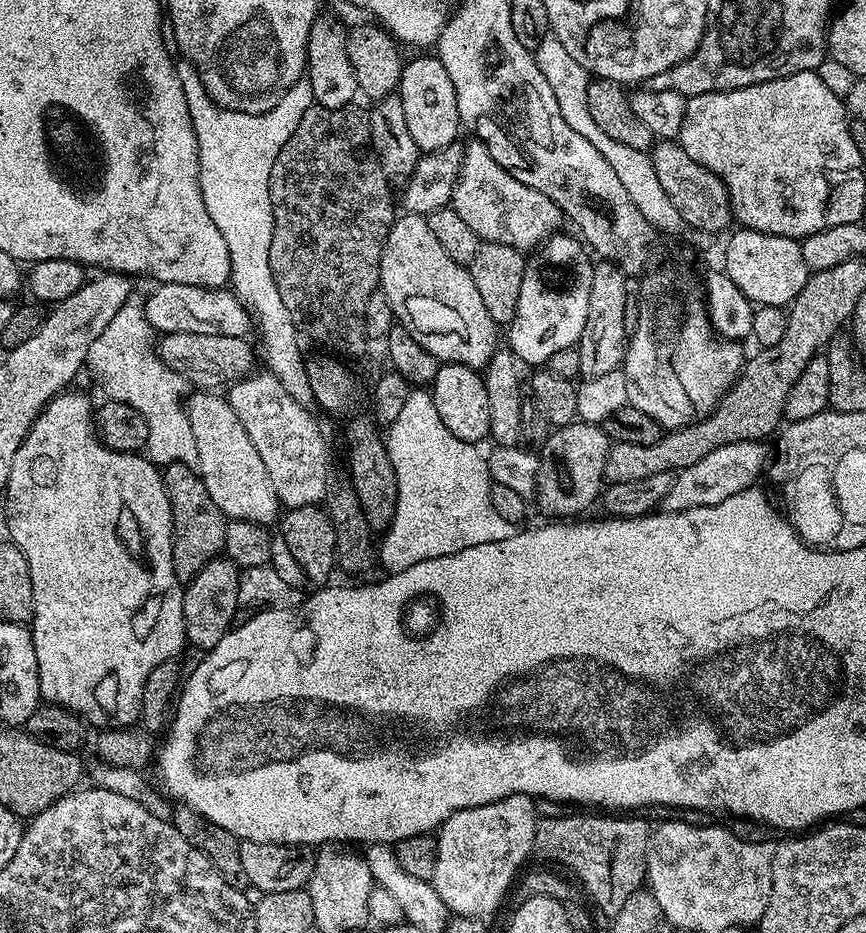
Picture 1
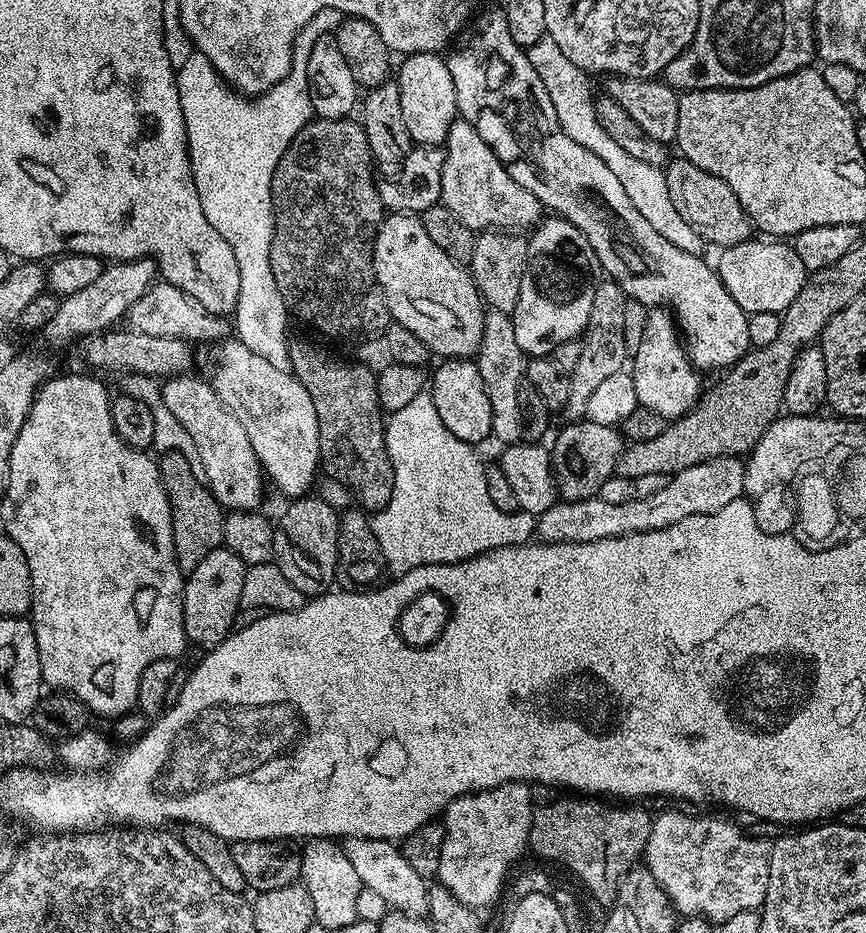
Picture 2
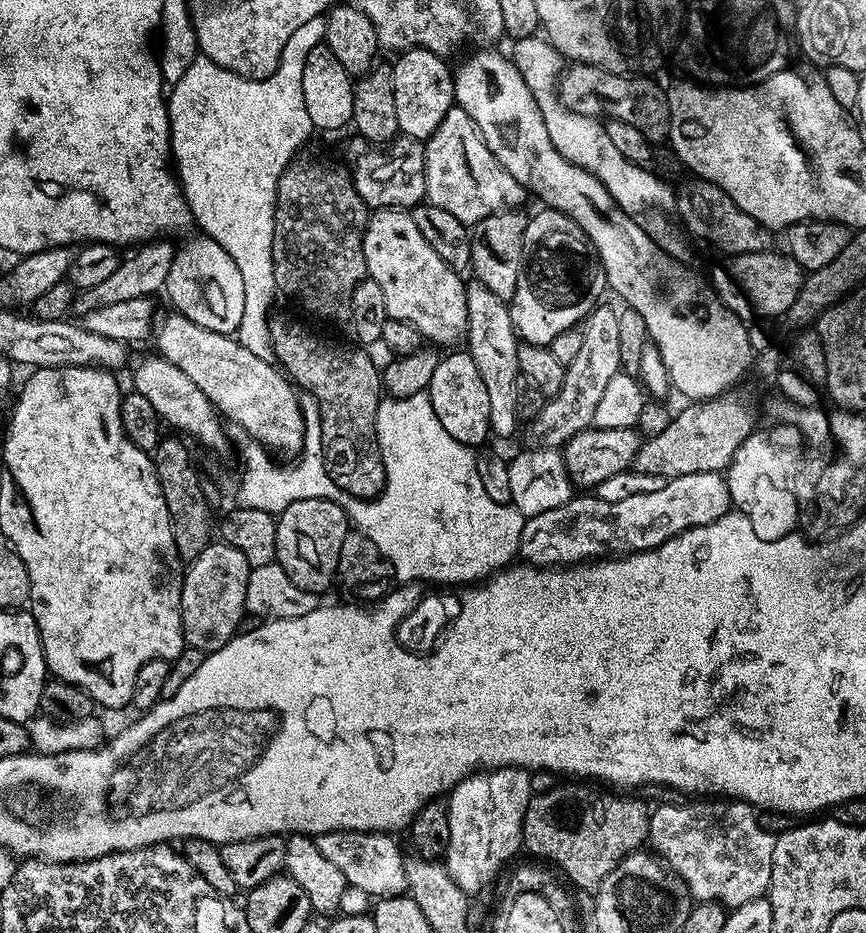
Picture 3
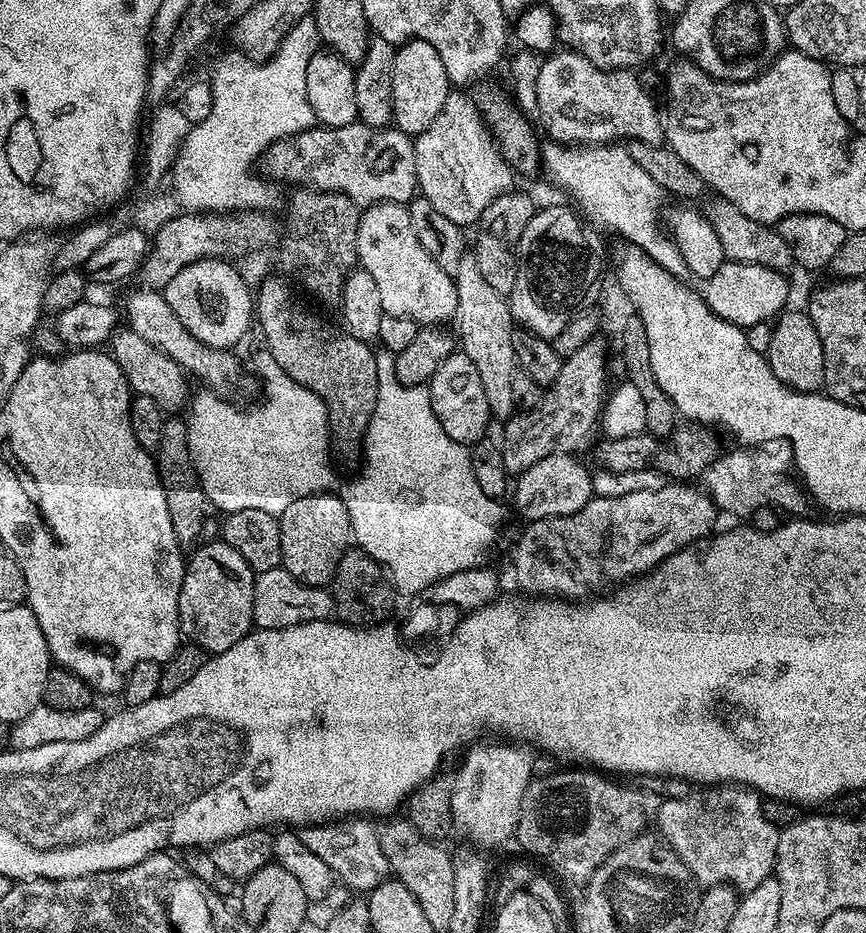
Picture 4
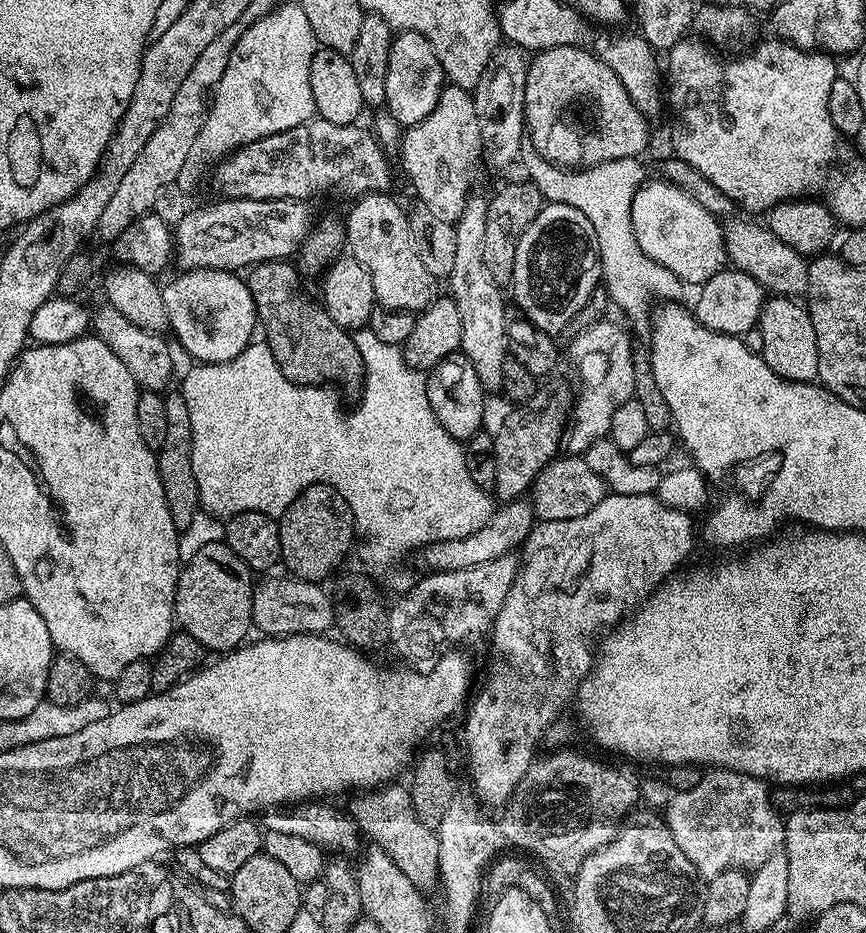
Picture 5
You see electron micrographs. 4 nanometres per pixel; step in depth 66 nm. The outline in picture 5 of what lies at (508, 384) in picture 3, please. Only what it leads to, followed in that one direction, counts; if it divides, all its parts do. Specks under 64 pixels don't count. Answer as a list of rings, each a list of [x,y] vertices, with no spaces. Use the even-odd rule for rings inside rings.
[[[469,195],[468,205],[456,219],[456,237],[458,243],[454,253],[454,266],[446,277],[447,291],[458,306],[458,315],[462,317],[462,342],[460,352],[478,370],[478,382],[486,390],[499,389],[502,385],[504,363],[510,359],[508,350],[508,322],[510,314],[504,310],[504,296],[501,285],[490,278],[486,270],[486,261],[482,259],[482,238],[486,235],[486,210],[488,200],[485,197]]]

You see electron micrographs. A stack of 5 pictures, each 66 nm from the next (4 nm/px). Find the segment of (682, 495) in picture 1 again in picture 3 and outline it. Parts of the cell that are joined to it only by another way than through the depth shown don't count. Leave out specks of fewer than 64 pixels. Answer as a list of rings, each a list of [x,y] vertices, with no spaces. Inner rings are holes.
[[[719,472],[679,476],[668,480],[666,486],[662,486],[662,490],[653,490],[651,494],[634,494],[631,498],[625,498],[623,502],[602,502],[602,498],[595,494],[576,494],[562,506],[546,510],[546,514],[525,519],[518,556],[523,563],[538,568],[551,568],[583,564],[601,558],[615,558],[629,552],[645,552],[686,530],[706,526],[722,518],[732,507],[730,490],[725,477]]]

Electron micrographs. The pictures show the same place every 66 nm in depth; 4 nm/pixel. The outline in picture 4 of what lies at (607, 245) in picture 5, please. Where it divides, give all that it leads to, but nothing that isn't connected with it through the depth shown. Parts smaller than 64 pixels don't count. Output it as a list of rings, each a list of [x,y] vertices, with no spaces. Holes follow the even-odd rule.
[[[552,146],[556,148],[543,149],[542,164],[548,167],[548,172],[565,188],[572,192],[572,196],[581,204],[585,217],[591,218],[597,225],[605,224],[608,228],[613,228],[616,232],[621,232],[624,236],[629,236],[629,241],[636,242],[639,236],[644,236],[648,232],[647,224],[652,220],[652,211],[656,208],[656,203],[662,199],[662,193],[658,182],[630,158],[627,147],[624,146]]]

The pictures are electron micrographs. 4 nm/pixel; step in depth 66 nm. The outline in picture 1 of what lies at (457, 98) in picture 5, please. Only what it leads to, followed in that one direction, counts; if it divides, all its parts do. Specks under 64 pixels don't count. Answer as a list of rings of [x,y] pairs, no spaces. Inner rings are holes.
[[[469,139],[464,148],[460,176],[452,188],[450,207],[466,221],[481,241],[489,244],[514,246],[519,252],[528,254],[540,247],[549,236],[561,231],[560,207],[546,194],[518,182],[494,158],[490,158],[483,140]]]

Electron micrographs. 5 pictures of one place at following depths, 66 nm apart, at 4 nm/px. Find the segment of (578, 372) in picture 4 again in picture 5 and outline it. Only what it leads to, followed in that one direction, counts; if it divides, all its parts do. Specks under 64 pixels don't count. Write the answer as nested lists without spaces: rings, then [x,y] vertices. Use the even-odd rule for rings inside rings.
[[[544,388],[537,389],[537,392],[528,403],[524,403],[522,405],[517,405],[516,407],[513,407],[512,411],[510,411],[504,418],[502,424],[499,426],[498,430],[496,429],[493,440],[495,442],[494,446],[494,463],[495,463],[495,469],[496,472],[494,474],[494,486],[492,487],[491,491],[494,493],[495,499],[500,502],[507,502],[509,500],[519,500],[521,497],[525,495],[531,489],[532,484],[536,481],[537,474],[542,471],[542,469],[547,465],[551,464],[553,460],[557,459],[558,452],[556,450],[561,448],[564,435],[570,420],[570,411],[571,411],[571,405],[572,405],[572,396],[564,391],[564,390],[554,390],[552,392],[548,392],[544,390]]]

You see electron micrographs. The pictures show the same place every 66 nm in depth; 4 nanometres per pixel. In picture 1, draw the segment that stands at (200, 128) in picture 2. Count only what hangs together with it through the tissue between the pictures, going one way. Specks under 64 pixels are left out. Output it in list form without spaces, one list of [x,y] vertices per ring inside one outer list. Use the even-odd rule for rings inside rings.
[[[181,59],[177,63],[176,73],[186,94],[192,129],[198,138],[202,202],[206,202],[206,214],[210,214],[222,238],[226,238],[226,250],[230,250],[231,287],[254,317],[254,328],[260,331],[260,344],[268,363],[265,364],[267,371],[286,386],[286,394],[299,404],[311,405],[313,396],[305,368],[306,356],[296,345],[298,329],[282,303],[282,294],[278,294],[270,270],[270,170],[274,170],[274,158],[278,158],[282,146],[290,142],[290,134],[298,130],[302,114],[314,107],[310,82],[301,78],[270,110],[262,114],[246,114],[215,104],[204,88],[198,70],[188,60]]]

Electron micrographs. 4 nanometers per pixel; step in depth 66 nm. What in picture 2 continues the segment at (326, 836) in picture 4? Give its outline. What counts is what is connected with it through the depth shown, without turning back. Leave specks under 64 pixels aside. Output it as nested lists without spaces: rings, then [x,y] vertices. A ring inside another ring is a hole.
[[[350,836],[343,841],[342,847],[346,858],[350,858],[361,885],[374,890],[379,897],[384,898],[389,909],[419,917],[427,913],[429,887],[426,885],[425,877],[419,876],[412,869],[410,862],[406,862],[406,858],[393,841]]]

